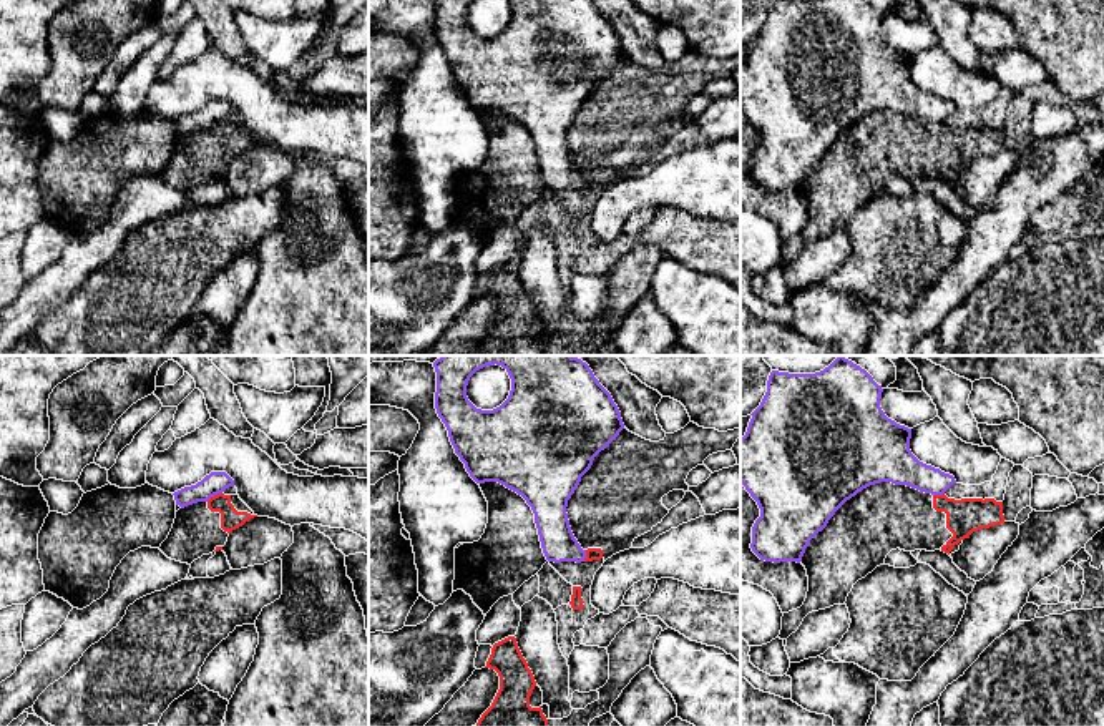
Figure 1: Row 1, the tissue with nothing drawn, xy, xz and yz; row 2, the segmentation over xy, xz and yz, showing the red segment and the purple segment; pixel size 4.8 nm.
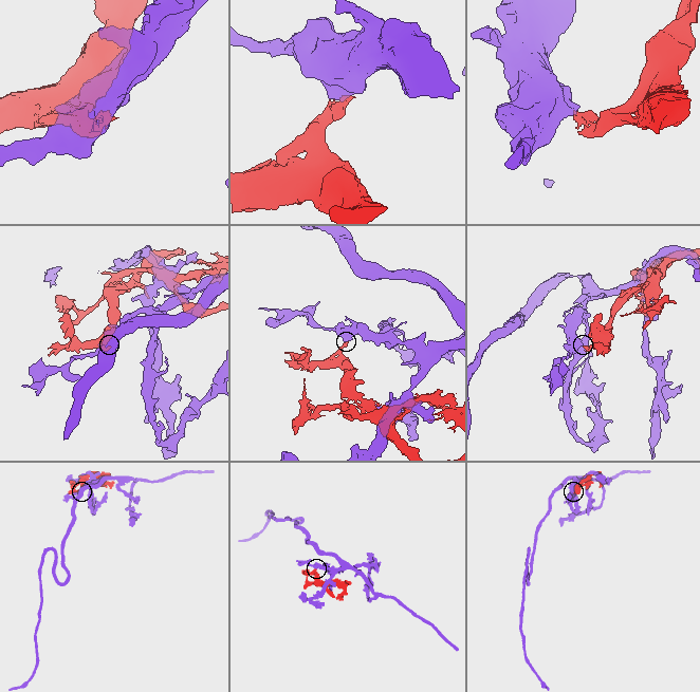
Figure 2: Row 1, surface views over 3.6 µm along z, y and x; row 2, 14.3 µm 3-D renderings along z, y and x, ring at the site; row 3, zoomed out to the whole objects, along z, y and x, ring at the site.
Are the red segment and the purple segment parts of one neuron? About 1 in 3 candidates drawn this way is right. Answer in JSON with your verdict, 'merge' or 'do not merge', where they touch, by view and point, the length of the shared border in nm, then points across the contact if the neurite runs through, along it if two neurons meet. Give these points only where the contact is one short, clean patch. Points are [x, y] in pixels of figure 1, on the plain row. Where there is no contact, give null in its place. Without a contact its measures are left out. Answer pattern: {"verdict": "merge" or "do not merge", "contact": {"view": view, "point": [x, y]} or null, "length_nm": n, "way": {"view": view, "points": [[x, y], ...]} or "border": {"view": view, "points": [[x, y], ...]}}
{"verdict": "do not merge", "contact": {"view": "xy", "point": [214, 123]}, "length_nm": 90}

